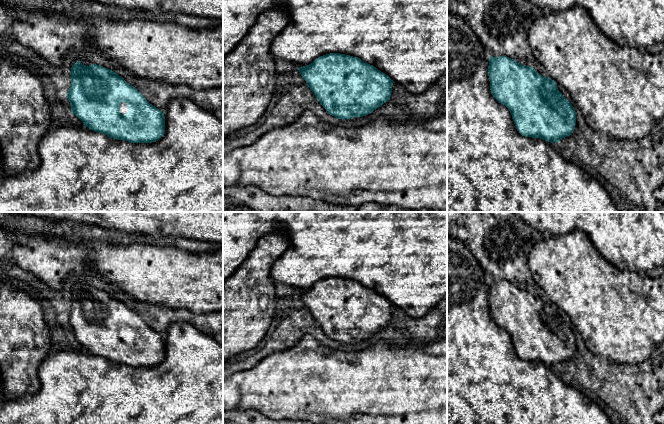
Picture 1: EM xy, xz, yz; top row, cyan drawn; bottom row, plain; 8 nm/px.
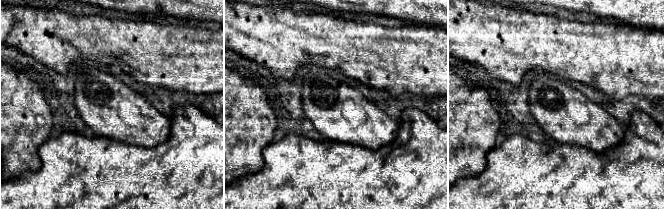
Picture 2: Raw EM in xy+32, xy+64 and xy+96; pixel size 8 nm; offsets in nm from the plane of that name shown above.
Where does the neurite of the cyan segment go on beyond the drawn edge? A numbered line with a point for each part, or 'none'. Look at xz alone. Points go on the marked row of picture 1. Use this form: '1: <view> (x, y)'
none

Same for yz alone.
none

